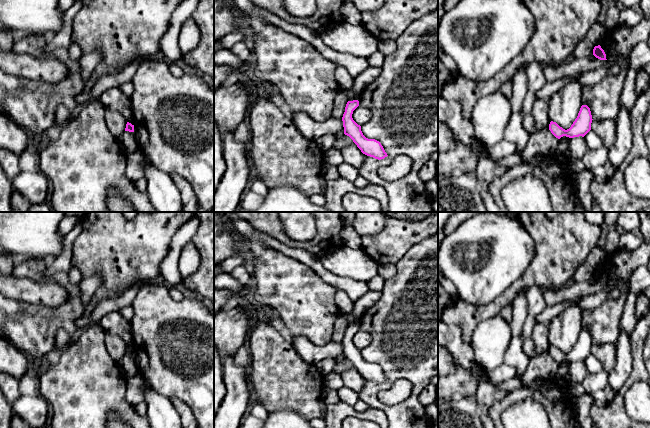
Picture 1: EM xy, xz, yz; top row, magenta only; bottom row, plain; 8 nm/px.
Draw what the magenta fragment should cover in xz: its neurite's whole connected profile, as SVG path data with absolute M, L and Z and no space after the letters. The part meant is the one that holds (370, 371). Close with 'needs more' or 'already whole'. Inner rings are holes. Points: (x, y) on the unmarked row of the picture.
M358 324L347 326L345 336L342 341L344 358L353 364L363 378L378 384L384 383L388 379L381 367L375 363L366 362L361 355L361 350L358 349L352 342L353 335L358 330Z; already whole

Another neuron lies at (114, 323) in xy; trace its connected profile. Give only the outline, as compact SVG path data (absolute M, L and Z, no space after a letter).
M119 311L107 313L99 323L107 334L118 335L127 345L133 342L131 322L126 320Z

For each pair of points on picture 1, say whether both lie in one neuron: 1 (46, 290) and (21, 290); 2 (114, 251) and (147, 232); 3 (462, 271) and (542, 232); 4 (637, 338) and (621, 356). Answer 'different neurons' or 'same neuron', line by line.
1: same neuron
2: same neuron
3: different neurons
4: different neurons

